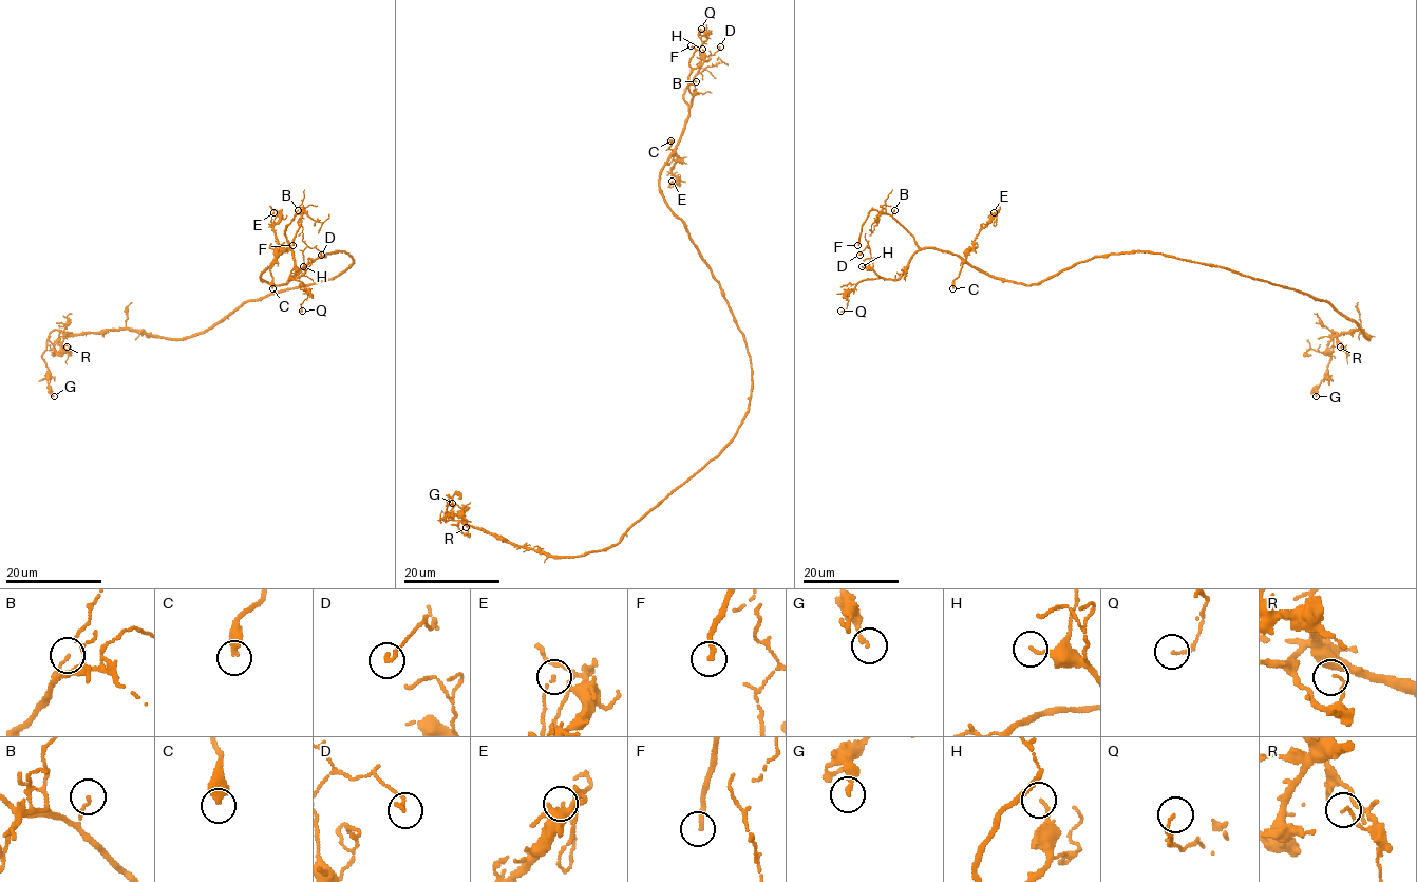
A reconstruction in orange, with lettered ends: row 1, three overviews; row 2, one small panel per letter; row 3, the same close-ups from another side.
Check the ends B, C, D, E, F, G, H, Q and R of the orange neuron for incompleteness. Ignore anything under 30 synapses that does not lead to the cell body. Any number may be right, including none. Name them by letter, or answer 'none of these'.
F

